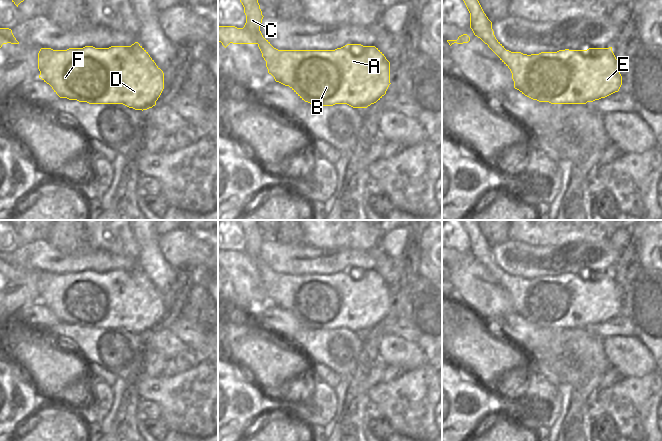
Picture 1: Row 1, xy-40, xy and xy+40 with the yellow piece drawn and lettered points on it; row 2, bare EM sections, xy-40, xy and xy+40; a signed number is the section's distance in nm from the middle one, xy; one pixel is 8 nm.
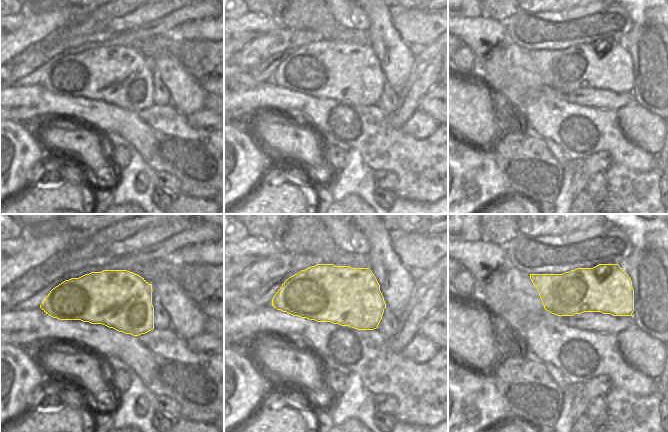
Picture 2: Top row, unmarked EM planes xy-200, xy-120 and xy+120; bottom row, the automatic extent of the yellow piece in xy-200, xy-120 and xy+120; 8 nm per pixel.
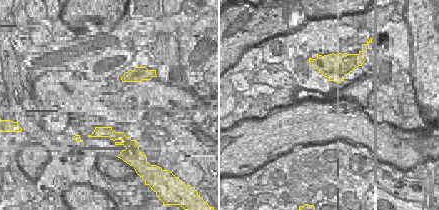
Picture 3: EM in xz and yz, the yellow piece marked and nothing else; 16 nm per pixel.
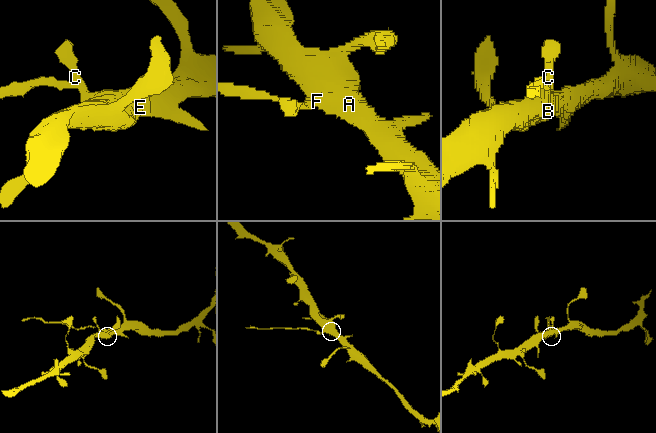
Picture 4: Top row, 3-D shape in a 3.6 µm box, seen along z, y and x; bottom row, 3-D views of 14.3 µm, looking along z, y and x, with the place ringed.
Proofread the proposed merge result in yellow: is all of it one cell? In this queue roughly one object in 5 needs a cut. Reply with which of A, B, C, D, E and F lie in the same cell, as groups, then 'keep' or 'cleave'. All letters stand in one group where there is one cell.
groups A B D E F / C; cleave

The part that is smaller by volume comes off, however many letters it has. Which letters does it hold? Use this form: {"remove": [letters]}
{"remove": ["C"]}

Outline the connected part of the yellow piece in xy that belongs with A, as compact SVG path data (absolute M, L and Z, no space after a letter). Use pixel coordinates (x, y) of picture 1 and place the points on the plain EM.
M263 261L258 271L268 297L275 305L289 310L310 328L347 328L353 332L367 332L380 324L391 308L390 286L375 270L347 268L335 274L276 274Z

